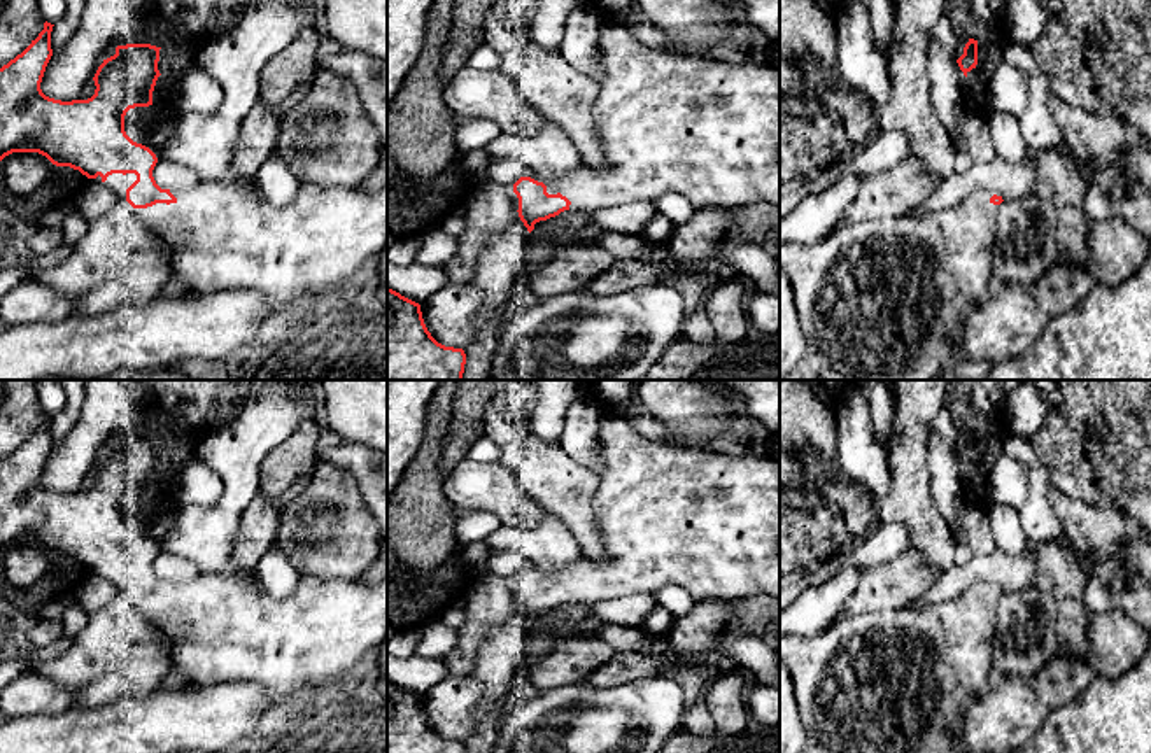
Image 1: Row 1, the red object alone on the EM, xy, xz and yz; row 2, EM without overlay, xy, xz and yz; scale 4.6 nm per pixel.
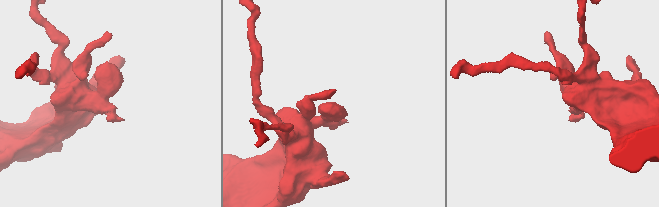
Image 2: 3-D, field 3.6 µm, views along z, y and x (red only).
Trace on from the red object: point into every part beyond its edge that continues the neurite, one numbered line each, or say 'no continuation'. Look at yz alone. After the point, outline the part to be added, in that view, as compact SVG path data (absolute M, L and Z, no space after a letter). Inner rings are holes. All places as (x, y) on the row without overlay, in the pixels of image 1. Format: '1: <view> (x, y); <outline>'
1: yz (897, 680); M979 581L976 585L972 585L969 590L965 590L962 595L958 595L953 601L944 601L939 604L927 604L922 608L902 608L902 609L883 609L883 611L867 611L867 613L860 613L860 615L853 615L853 616L841 616L841 618L834 618L830 625L827 625L825 629L822 629L820 632L809 634L809 636L801 636L801 634L794 634L794 636L780 636L780 660L788 667L788 671L792 672L792 685L795 690L795 697L799 702L799 716L804 721L806 727L806 753L955 753L960 749L962 744L962 727L964 727L964 714L965 709L969 707L969 704L978 699L979 695L986 693L993 683L993 639L995 639L995 629L999 625L999 602L1000 597L993 597L990 594L990 590L997 587L1000 588L997 583L992 581Z

